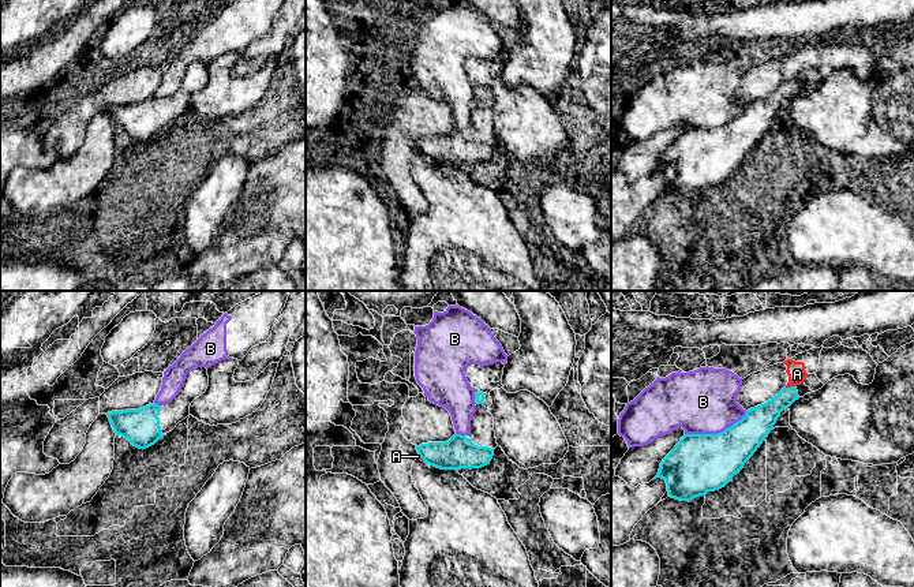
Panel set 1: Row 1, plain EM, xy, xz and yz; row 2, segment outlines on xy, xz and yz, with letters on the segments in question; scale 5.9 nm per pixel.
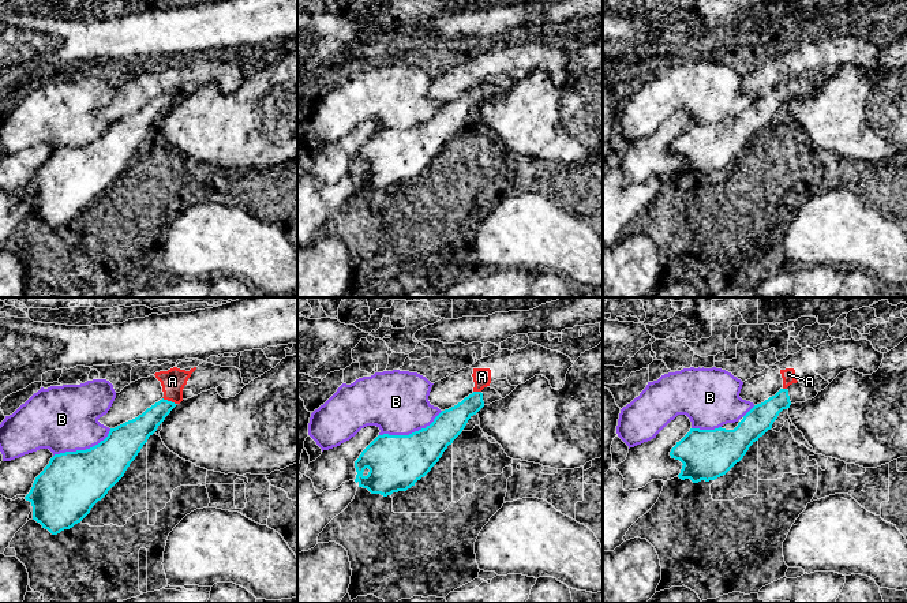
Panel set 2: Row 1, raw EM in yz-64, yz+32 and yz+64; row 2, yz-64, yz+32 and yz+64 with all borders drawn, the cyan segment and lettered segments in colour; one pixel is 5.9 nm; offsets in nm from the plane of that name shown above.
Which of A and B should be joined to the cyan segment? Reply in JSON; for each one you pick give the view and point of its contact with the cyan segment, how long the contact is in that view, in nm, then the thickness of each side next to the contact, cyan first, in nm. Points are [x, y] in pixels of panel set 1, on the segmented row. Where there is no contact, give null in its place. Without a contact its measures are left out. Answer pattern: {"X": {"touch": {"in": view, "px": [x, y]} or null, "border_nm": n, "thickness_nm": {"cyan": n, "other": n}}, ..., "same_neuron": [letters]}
{"same_neuron": []}

